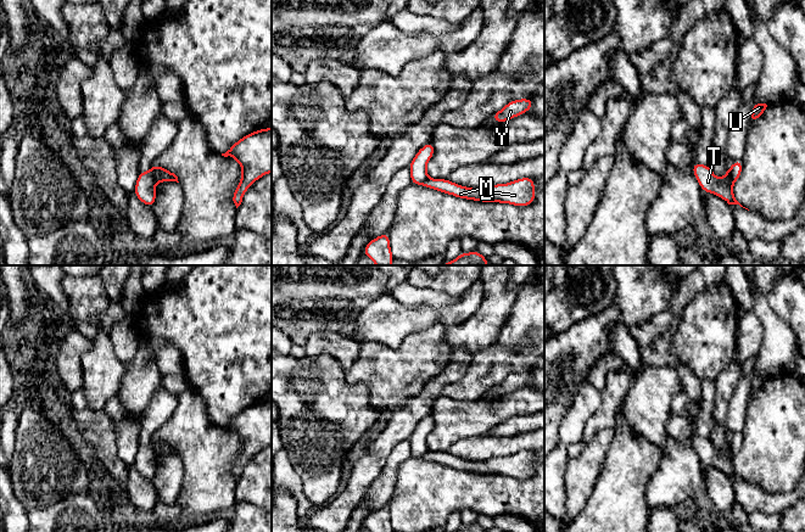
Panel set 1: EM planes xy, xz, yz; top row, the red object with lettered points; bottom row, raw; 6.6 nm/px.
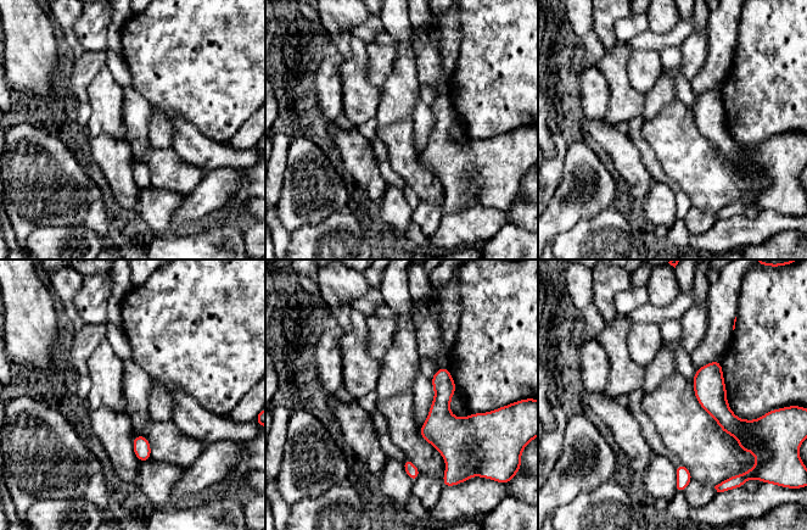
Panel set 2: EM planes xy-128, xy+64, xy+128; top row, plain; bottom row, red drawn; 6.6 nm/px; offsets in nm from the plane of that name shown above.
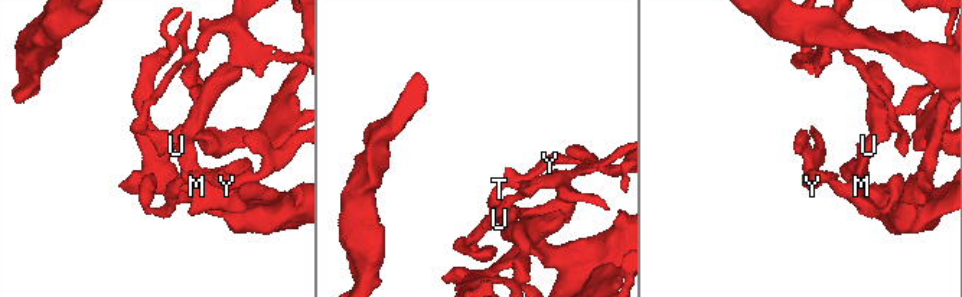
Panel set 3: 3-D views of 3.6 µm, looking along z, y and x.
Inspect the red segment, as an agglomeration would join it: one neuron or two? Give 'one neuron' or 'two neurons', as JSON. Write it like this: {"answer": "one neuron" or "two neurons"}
{"answer": "two neurons"}

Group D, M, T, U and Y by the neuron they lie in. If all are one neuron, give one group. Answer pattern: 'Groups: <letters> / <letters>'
Groups: D M U / T Y

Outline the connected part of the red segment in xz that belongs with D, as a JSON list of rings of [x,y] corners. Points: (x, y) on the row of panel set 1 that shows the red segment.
[[[521,178],[508,184],[494,184],[485,189],[473,189],[454,184],[448,179],[427,179],[425,187],[437,190],[443,194],[449,194],[458,198],[480,201],[480,202],[498,202],[510,203],[518,207],[526,207],[535,202],[535,179]]]

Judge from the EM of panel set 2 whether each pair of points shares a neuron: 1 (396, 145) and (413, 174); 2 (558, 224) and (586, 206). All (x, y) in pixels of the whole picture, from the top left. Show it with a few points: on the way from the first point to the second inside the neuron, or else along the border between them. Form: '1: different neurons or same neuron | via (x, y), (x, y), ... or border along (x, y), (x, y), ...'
1: same neuron | via (402, 152), (408, 167)
2: same neuron | via (565, 217), (578, 206)

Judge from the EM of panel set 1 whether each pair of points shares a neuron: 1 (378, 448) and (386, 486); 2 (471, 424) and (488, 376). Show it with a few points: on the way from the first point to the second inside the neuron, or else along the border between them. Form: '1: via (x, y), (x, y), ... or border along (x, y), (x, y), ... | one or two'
1: border along (397, 444), (389, 454), (383, 471), (364, 491) | two
2: border along (451, 398), (460, 401), (480, 399) | two

